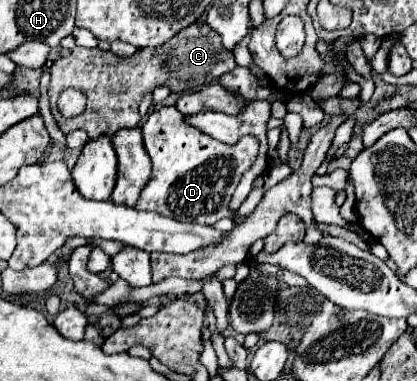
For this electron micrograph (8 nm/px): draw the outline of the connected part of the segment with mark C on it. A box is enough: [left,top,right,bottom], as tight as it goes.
[48,21,236,139]

